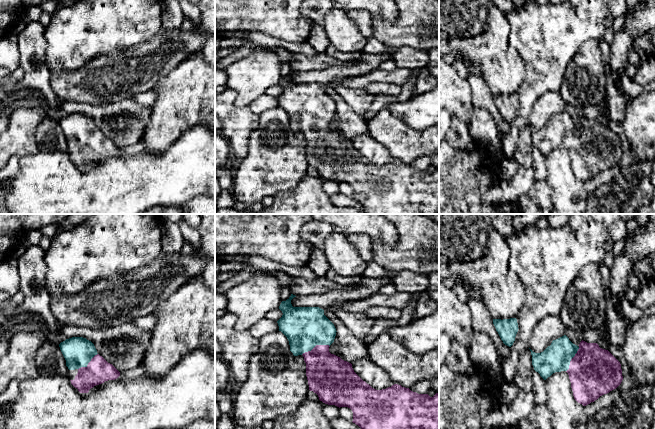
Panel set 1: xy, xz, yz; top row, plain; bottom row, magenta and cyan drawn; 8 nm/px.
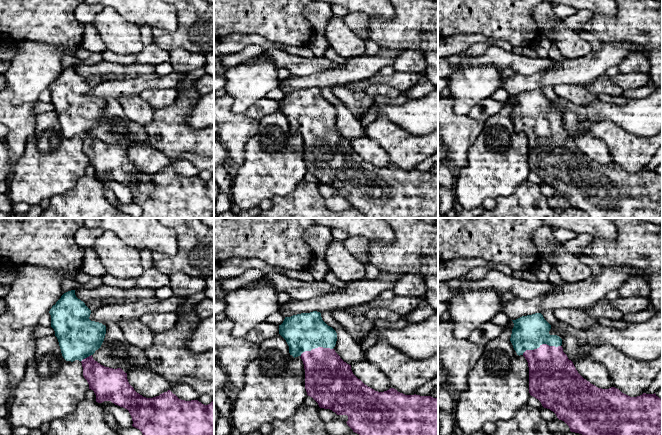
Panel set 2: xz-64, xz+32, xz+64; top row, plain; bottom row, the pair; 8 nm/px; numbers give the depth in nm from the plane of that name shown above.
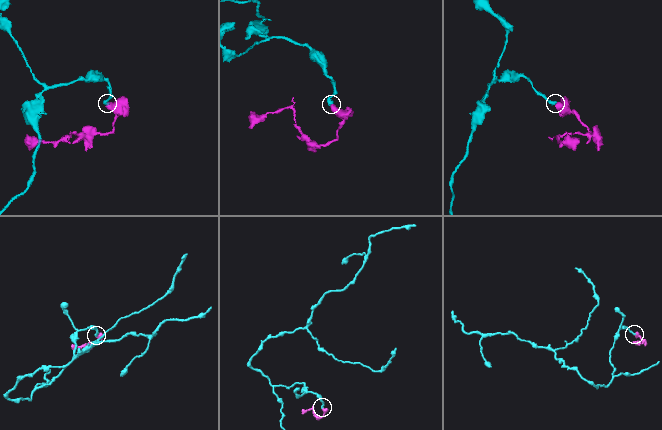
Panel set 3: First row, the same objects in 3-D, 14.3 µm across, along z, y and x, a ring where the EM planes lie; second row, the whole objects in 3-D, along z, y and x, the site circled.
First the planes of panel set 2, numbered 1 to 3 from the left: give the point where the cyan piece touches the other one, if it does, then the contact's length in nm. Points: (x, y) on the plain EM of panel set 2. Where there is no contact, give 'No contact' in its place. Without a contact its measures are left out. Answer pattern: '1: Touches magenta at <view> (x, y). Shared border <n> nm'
1: Touches magenta at xz-64 (87, 133). Shared border 110 nm
2: Touches magenta at xz+32 (315, 124). Shared border 280 nm
3: Touches magenta at xz+64 (542, 120). Shared border 320 nm

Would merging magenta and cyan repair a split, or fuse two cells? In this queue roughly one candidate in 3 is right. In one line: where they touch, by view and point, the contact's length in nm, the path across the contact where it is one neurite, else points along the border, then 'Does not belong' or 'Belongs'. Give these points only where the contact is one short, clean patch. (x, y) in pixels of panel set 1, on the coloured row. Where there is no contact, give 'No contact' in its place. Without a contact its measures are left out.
Touches magenta at xz (316, 345). Shared border 240 nm. Path across: xz (327, 374), (316, 355), (316, 345), (305, 327). Belongs

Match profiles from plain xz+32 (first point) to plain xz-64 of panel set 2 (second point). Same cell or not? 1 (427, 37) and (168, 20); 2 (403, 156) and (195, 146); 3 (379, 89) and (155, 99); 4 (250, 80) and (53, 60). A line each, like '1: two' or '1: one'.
1: two
2: one
3: one
4: one

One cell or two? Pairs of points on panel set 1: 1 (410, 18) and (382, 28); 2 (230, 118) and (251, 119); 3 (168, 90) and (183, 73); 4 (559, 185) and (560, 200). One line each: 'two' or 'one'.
1: one
2: one
3: one
4: one

